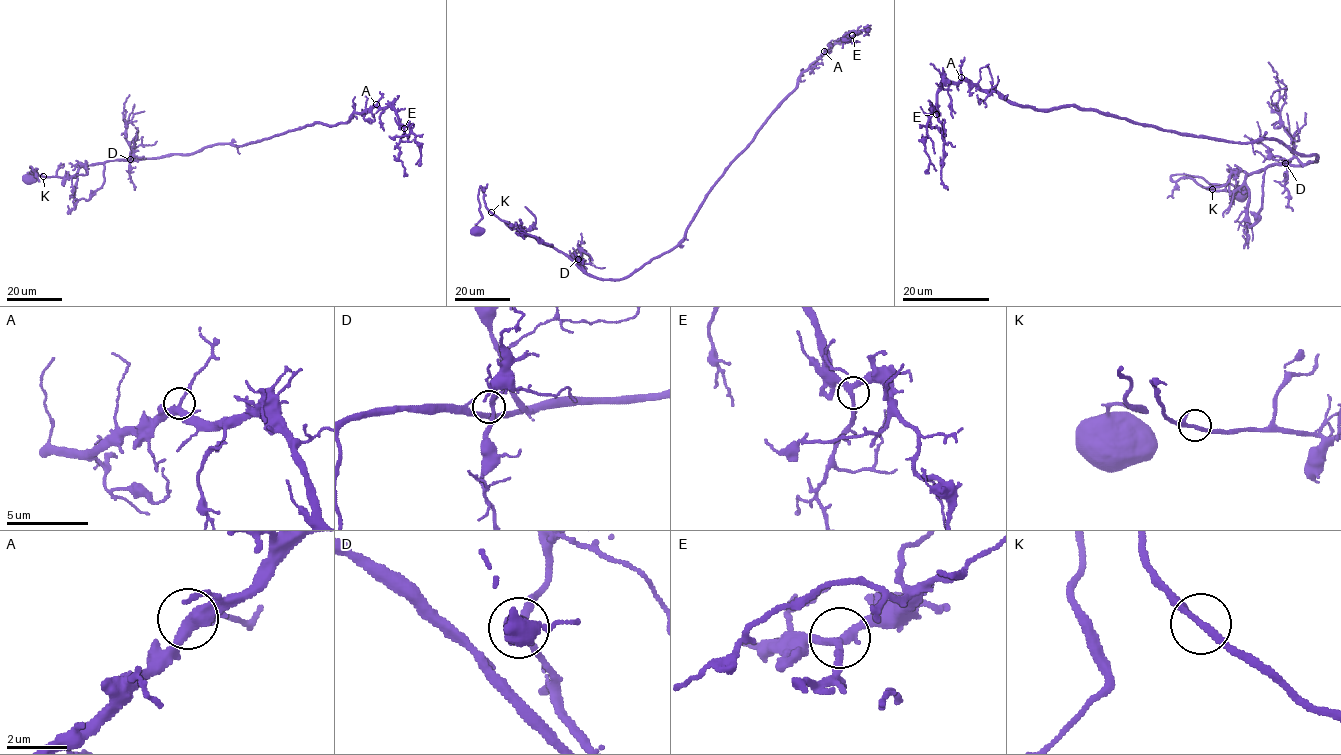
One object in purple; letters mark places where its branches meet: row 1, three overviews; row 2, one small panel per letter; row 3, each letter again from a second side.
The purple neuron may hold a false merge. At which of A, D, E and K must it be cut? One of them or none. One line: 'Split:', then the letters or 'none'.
Split: none

